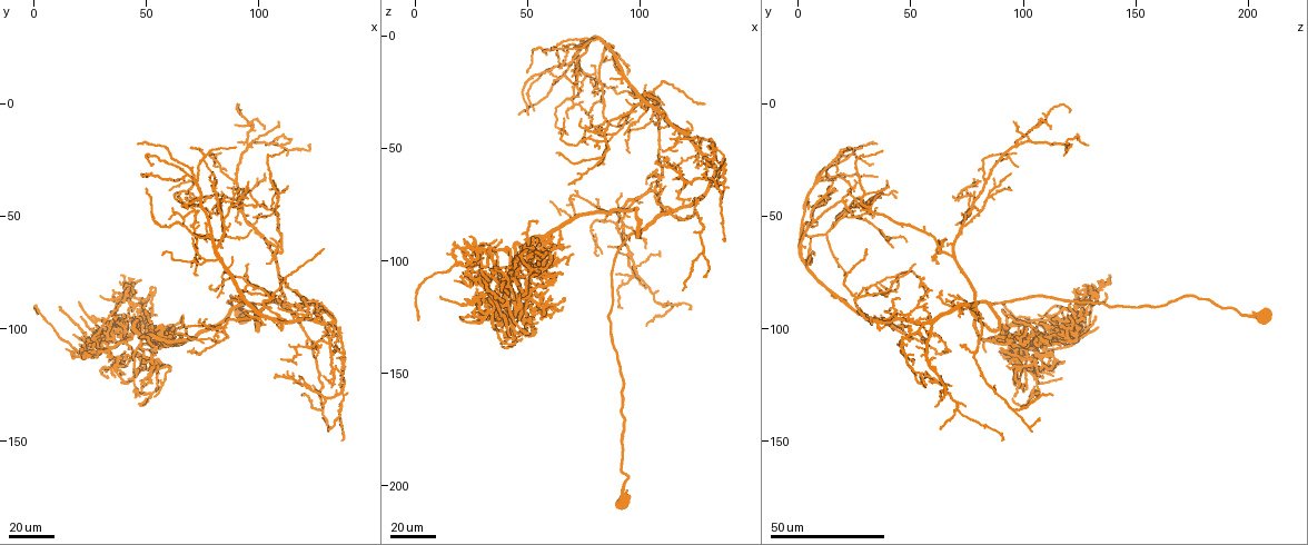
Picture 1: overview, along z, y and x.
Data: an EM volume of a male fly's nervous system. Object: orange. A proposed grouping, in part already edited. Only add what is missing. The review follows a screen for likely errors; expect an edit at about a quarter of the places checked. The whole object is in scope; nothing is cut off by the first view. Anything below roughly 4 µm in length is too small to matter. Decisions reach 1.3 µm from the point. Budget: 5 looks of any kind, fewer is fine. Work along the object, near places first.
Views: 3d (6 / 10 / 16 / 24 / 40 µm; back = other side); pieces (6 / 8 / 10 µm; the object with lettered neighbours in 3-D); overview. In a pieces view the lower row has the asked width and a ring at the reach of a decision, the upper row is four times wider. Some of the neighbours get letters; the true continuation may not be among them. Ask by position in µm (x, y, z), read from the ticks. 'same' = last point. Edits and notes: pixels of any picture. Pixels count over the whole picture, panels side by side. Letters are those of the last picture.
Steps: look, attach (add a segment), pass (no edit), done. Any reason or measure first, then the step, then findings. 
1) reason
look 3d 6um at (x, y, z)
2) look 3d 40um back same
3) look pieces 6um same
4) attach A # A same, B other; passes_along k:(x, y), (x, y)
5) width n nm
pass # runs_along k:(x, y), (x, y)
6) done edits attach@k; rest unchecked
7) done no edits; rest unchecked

end of a long branch
look 3d 40um at (45, 84, 137)

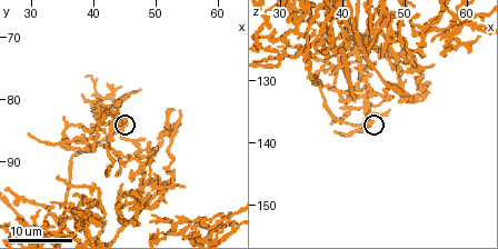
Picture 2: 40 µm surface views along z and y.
what lies round it
look pieces 8um same

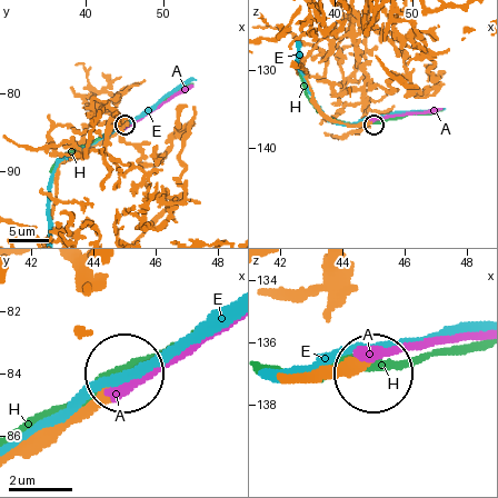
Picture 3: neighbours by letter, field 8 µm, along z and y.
pass # A other, E other, H other; runs_along 3:(22, 448), (86, 416), (123, 379); no lettered segment goes on from it

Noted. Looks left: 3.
long arm stops here
look 3d 40um at (123, 18, 121)

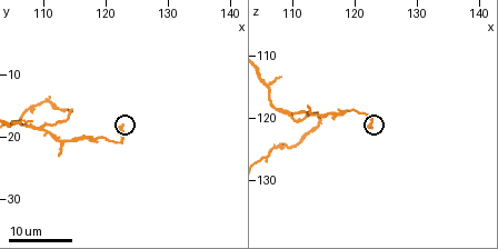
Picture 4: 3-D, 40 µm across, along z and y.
look pieces 6um at (122.5, 18.0, 121.0)

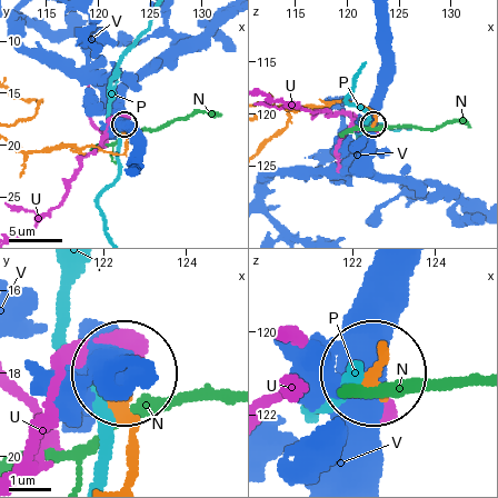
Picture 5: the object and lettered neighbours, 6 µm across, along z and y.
pass # N other, P other, U other, V other; no lettered segment goes on from it

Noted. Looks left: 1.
done no edits; rest unchecked

